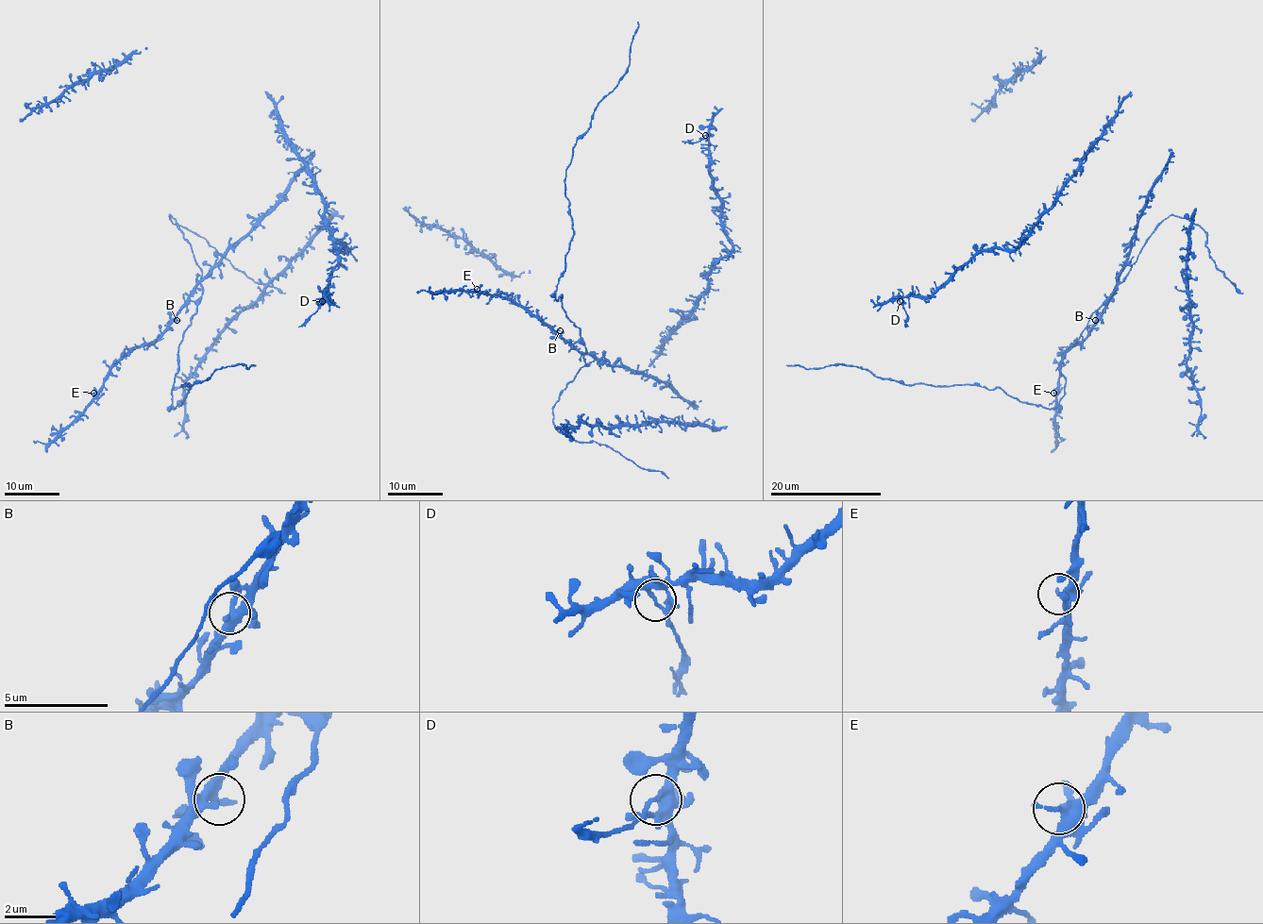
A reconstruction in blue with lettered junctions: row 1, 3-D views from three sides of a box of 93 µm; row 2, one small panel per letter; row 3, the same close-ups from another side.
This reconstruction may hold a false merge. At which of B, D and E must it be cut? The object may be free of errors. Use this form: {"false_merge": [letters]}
{"false_merge": ["D"]}

